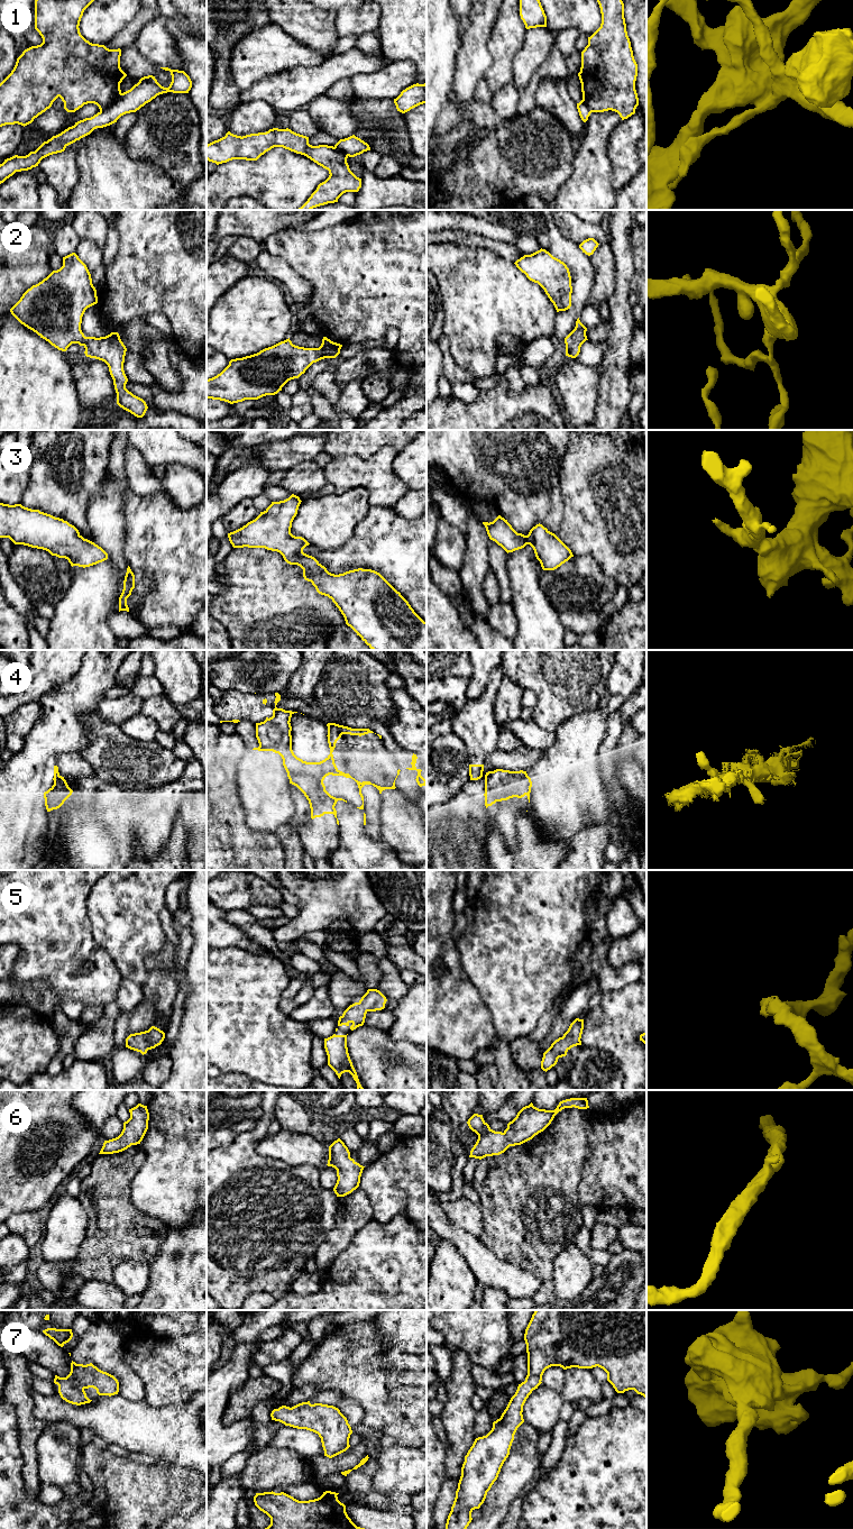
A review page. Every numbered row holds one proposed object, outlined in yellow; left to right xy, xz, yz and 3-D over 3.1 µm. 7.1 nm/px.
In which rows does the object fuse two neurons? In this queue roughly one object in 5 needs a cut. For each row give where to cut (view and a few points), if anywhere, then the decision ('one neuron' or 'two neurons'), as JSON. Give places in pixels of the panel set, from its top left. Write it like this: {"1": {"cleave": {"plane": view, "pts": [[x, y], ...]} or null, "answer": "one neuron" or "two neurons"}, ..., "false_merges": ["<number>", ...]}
{"1": {"cleave": {"plane": "xy", "pts": [[122, 93], [100, 112]]}, "answer": "two neurons"}, "2": {"cleave": null, "answer": "one neuron"}, "3": {"cleave": null, "answer": "one neuron"}, "4": {"cleave": {"plane": "xz", "pts": [[277, 708], [273, 716]]}, "answer": "two neurons"}, "5": {"cleave": null, "answer": "one neuron"}, "6": {"cleave": null, "answer": "one neuron"}, "7": {"cleave": null, "answer": "one neuron"}, "false_merges": ["1", "4"]}

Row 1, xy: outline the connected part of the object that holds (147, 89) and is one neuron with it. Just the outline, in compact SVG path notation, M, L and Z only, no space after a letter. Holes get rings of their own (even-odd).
M168 67L160 68L171 72L172 82L168 88L162 86L153 75L141 77L137 84L123 92L107 110L75 122L74 126L44 141L35 152L30 152L26 156L15 155L4 159L0 164L0 184L16 172L31 170L38 166L43 158L64 152L68 145L90 135L94 129L110 126L117 122L121 116L136 112L159 94L167 92L189 93L192 81L184 71Z

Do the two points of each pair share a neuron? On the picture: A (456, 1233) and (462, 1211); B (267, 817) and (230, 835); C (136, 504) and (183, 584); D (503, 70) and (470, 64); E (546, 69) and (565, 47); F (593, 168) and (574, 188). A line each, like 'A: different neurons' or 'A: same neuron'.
A: different neurons
B: different neurons
C: same neuron
D: different neurons
E: different neurons
F: same neuron

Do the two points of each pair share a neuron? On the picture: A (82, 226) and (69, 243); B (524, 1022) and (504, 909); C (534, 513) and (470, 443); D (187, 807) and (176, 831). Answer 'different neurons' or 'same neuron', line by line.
A: different neurons
B: same neuron
C: same neuron
D: different neurons

